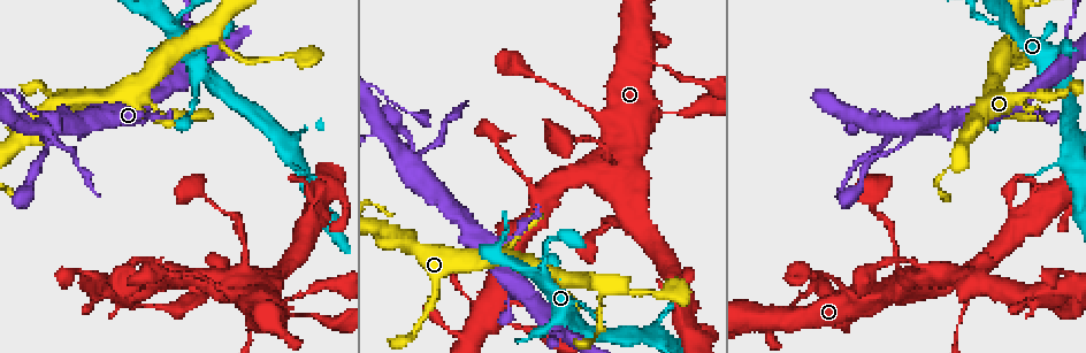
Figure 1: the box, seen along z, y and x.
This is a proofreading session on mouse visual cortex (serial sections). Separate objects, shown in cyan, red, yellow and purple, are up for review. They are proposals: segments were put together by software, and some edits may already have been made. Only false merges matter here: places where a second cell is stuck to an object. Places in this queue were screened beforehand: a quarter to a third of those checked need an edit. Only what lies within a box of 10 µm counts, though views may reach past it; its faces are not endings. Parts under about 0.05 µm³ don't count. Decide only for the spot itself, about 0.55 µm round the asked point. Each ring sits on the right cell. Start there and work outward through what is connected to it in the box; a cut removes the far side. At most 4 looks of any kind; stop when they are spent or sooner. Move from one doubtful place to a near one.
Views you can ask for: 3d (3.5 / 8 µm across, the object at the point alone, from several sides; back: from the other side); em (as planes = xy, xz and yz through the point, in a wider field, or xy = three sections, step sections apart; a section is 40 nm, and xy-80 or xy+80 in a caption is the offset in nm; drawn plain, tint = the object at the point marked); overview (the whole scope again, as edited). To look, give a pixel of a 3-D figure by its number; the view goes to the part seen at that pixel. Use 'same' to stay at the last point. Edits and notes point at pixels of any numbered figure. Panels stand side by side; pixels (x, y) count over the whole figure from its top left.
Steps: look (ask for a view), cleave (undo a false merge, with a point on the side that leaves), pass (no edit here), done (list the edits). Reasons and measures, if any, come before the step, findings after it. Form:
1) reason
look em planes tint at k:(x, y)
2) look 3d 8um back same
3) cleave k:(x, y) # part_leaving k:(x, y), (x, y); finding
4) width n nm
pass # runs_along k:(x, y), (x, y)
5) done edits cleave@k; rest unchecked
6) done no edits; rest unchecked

four-way junction
look 3d 8um back at 1:(48, 129)

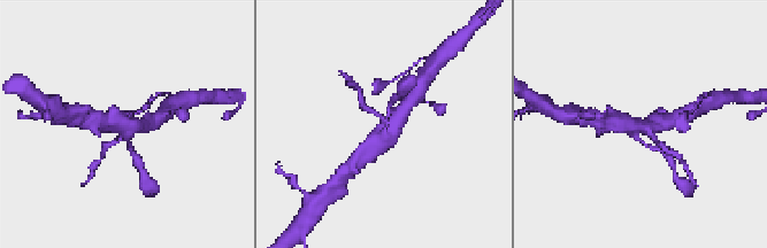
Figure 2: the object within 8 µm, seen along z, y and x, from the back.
arms 4; arm_widths 150, 150, 450, 450 nm; need the tissue
look em xy step 5 tint same

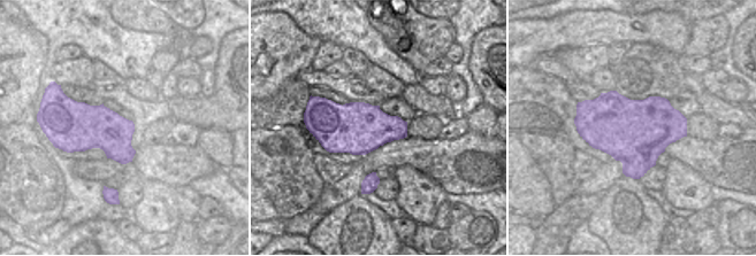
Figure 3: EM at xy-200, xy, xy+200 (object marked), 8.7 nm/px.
cleave 2:(361, 99) # part_leaving 2:(376, 115), (361, 105), (352, 84); two cells meet here

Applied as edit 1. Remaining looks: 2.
sharp bend
look 3d 8um at 1:(574, 279)

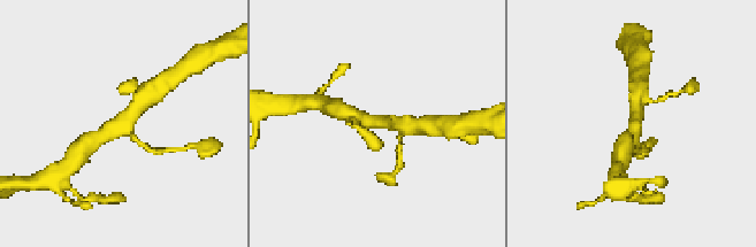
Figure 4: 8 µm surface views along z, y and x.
arms 3; arm_widths 200, 350, 450 nm; need the tissue
look em xy step 1 tint same

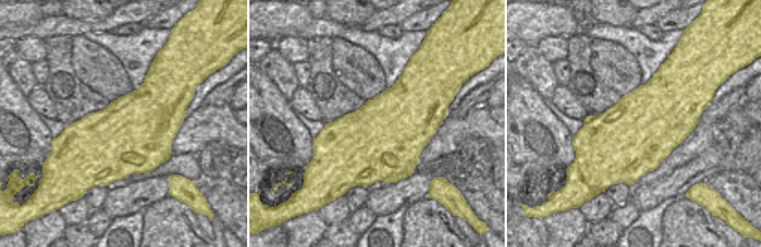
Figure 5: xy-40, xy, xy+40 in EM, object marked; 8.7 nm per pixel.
width 700 nm
pass # runs_along 4:(93, 140), (121, 128), (143, 101); one cell here

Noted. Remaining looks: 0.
done edits cleave@2; rest unchecked

